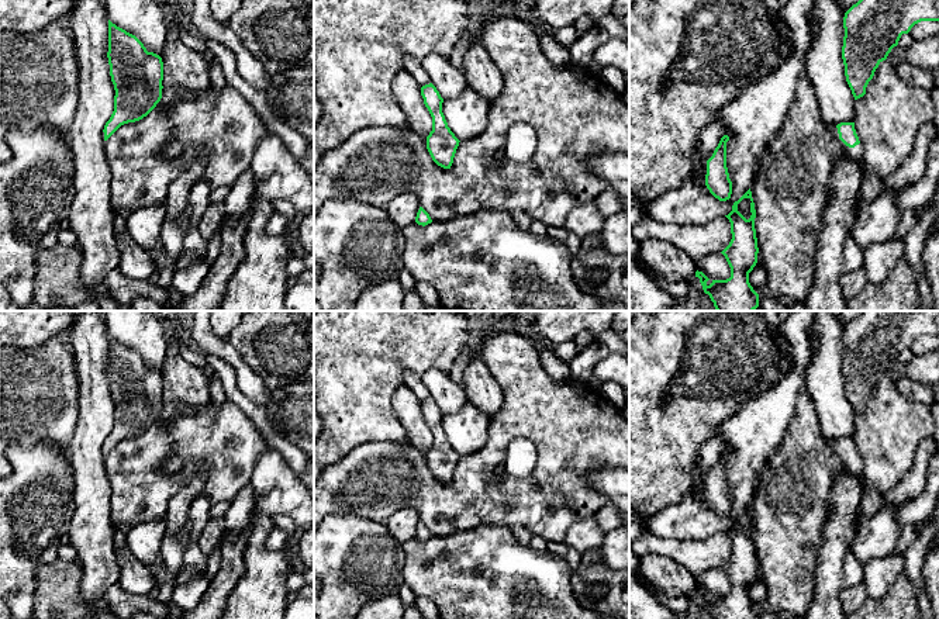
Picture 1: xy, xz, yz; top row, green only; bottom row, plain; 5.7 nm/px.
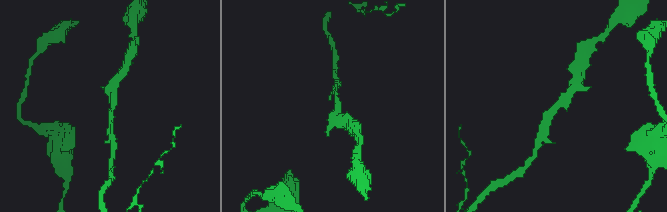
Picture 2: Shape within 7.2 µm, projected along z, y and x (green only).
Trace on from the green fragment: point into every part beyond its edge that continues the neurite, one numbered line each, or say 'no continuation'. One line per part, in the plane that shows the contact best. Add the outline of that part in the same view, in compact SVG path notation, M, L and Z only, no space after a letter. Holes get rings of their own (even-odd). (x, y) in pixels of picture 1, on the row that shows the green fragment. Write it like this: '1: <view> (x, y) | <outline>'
1: yz (858, 152) | M862 143L856 145L855 148L847 148L847 152L853 156L855 160L864 163L864 149Z

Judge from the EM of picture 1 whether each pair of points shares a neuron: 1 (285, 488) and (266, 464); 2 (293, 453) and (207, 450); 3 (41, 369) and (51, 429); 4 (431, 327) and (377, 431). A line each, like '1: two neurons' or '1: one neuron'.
1: one neuron
2: two neurons
3: one neuron
4: one neuron

